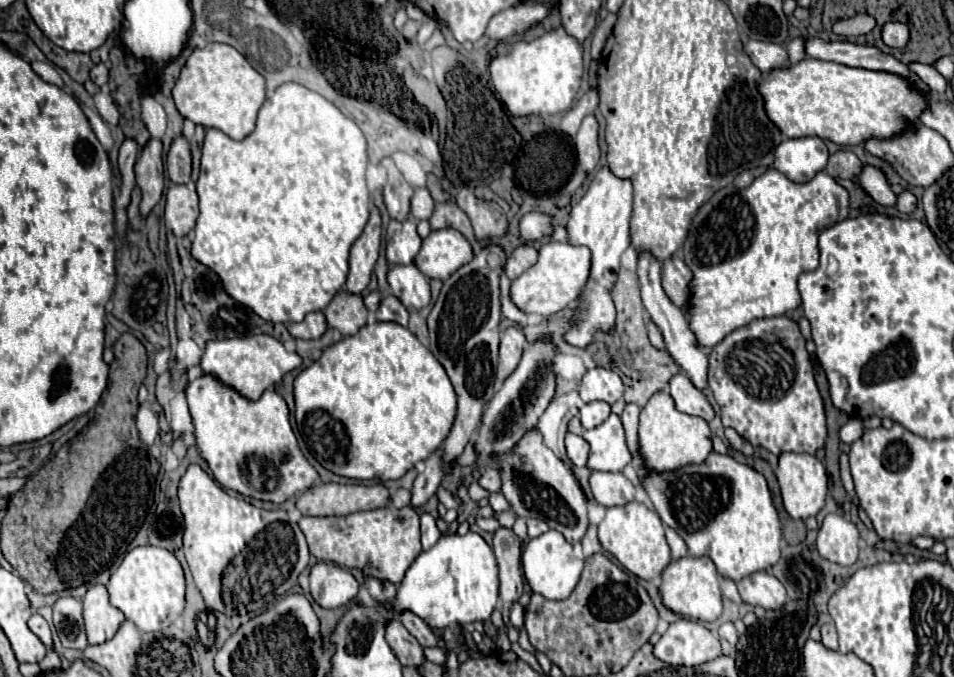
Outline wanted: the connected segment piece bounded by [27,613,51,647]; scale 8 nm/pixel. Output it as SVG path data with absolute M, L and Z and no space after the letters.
M33 613L27 625L29 625L29 629L31 629L47 647L51 647L51 631L49 631L49 625L47 625L47 621L45 621L39 613Z

